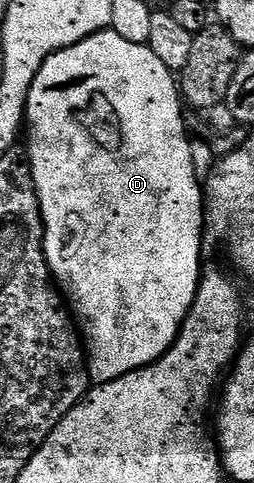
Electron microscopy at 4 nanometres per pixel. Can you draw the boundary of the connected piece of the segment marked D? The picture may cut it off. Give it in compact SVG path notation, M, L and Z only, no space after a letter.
M111 28L94 33L72 47L64 47L52 55L48 55L44 59L36 79L32 79L32 87L28 91L26 115L24 118L28 129L30 125L30 153L28 152L28 160L34 186L38 192L38 202L42 212L42 225L46 229L46 258L48 259L50 276L54 278L63 298L68 302L68 308L76 322L77 328L80 330L80 336L88 354L90 380L99 385L106 385L108 382L120 379L132 371L144 368L145 365L151 365L152 362L159 361L172 348L178 339L178 334L182 332L182 322L190 314L190 308L198 294L198 284L202 281L202 274L204 272L204 266L202 266L202 228L206 225L206 213L202 210L202 201L204 205L204 185L200 177L198 181L198 169L194 166L194 153L190 150L189 139L186 138L186 121L182 118L182 109L184 110L184 102L180 96L180 85L176 80L175 74L171 73L168 67L164 67L164 63L160 63L160 59L156 59L156 55L150 50L149 44L128 43L128 39L123 39L120 35L116 35Z

